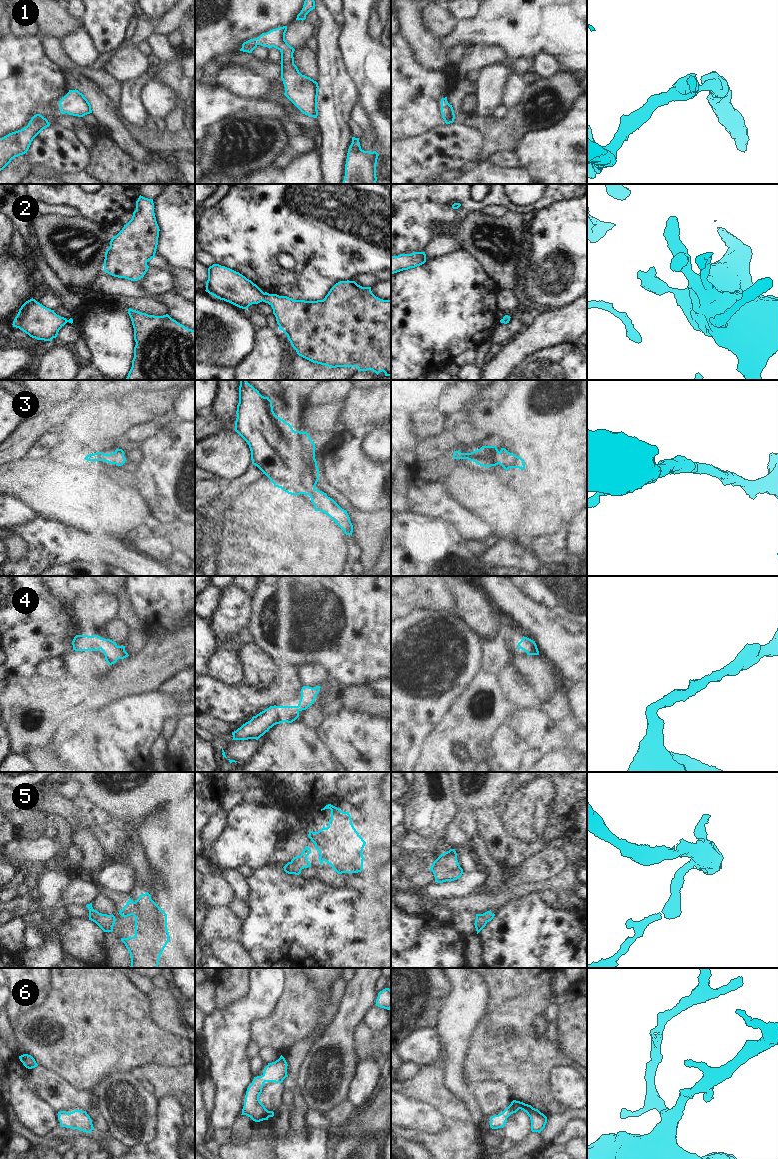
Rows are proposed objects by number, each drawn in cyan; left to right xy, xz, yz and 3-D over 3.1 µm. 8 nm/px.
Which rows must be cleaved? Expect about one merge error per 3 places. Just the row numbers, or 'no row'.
no row

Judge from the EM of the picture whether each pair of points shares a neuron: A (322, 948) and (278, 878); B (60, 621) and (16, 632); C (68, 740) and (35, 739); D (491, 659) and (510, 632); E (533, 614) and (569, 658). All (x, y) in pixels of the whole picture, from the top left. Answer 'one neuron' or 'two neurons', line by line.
A: one neuron
B: one neuron
C: two neurons
D: one neuron
E: one neuron

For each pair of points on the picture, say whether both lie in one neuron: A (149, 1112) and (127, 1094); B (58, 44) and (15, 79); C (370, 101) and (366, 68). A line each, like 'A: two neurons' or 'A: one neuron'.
A: one neuron
B: two neurons
C: one neuron

